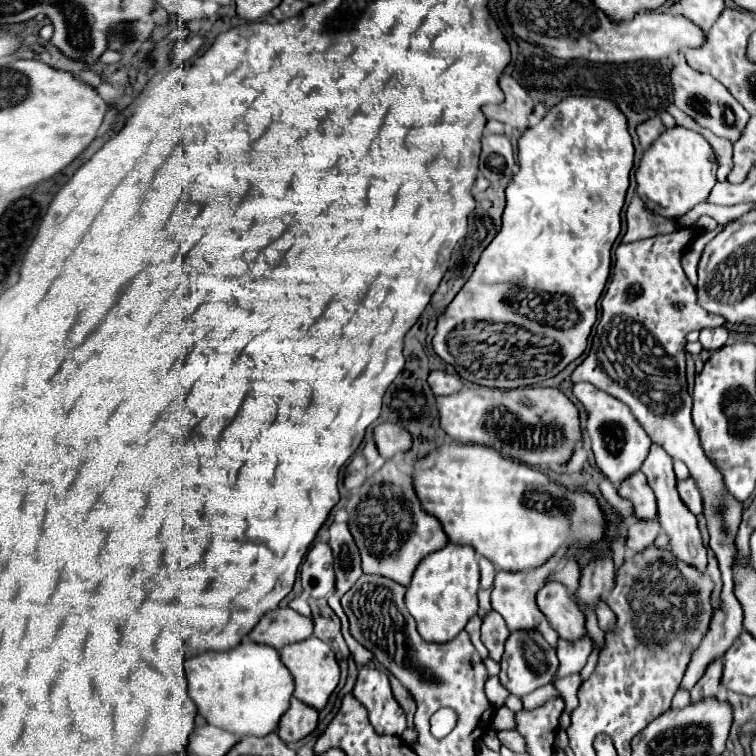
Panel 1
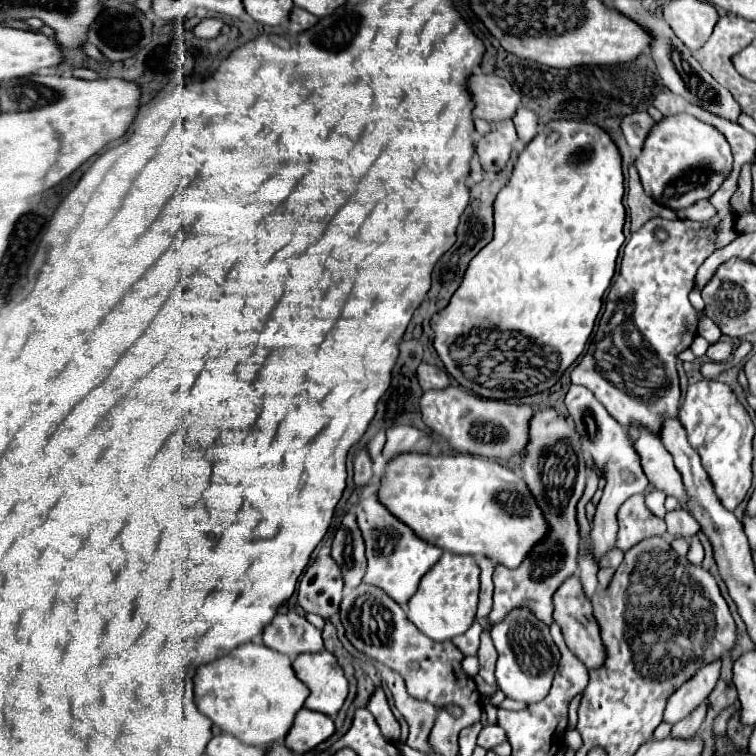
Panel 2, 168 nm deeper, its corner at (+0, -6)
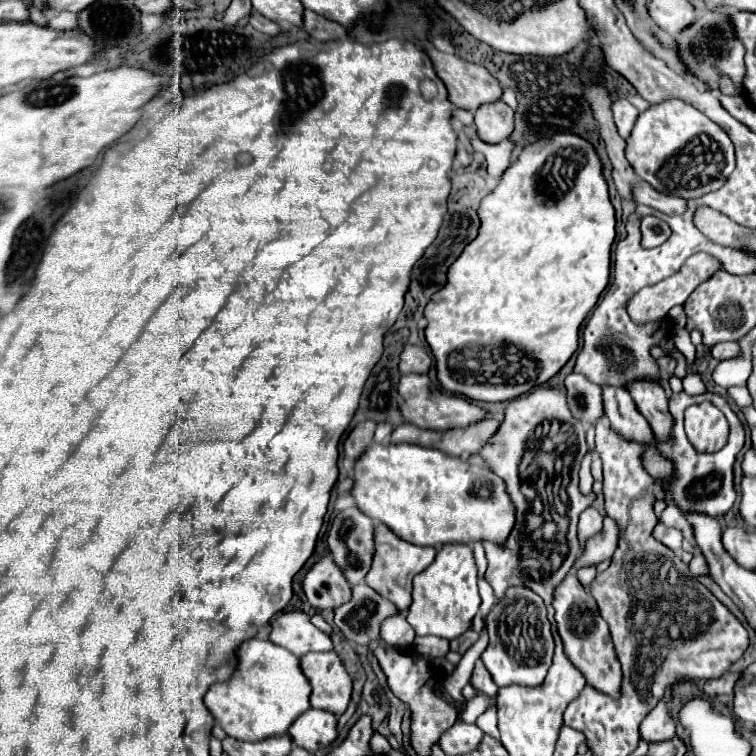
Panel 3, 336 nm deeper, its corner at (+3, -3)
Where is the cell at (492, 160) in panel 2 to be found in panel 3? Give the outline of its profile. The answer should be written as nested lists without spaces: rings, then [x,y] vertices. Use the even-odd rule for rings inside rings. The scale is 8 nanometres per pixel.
[[[494,101],[490,105],[480,107],[474,113],[474,123],[478,129],[478,137],[484,143],[500,143],[508,139],[514,131],[514,111],[504,101]]]

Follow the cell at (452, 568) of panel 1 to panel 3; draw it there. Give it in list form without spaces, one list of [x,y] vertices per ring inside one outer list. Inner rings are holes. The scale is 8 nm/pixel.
[[[442,545],[436,553],[436,559],[414,577],[412,605],[408,607],[406,619],[414,627],[416,635],[456,639],[470,627],[470,621],[478,613],[478,607],[480,607],[478,569],[474,563],[472,547]]]

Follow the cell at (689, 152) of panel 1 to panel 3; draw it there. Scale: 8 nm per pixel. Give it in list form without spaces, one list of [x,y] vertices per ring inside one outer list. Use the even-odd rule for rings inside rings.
[[[668,99],[640,113],[626,139],[626,159],[636,175],[664,195],[682,199],[702,197],[720,189],[734,171],[734,145],[730,137],[704,113],[680,99]]]

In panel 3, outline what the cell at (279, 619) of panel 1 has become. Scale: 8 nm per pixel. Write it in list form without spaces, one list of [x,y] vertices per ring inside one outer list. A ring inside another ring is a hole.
[[[303,611],[282,613],[270,623],[270,641],[292,651],[296,657],[310,651],[330,651],[332,641],[326,633],[310,623],[310,617]]]

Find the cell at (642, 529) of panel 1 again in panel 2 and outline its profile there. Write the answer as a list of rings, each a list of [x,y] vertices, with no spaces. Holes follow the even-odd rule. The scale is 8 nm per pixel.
[[[611,550],[611,552],[603,554],[599,564],[601,564],[601,568],[617,568],[621,564],[621,560],[623,560],[623,552],[621,550]]]

